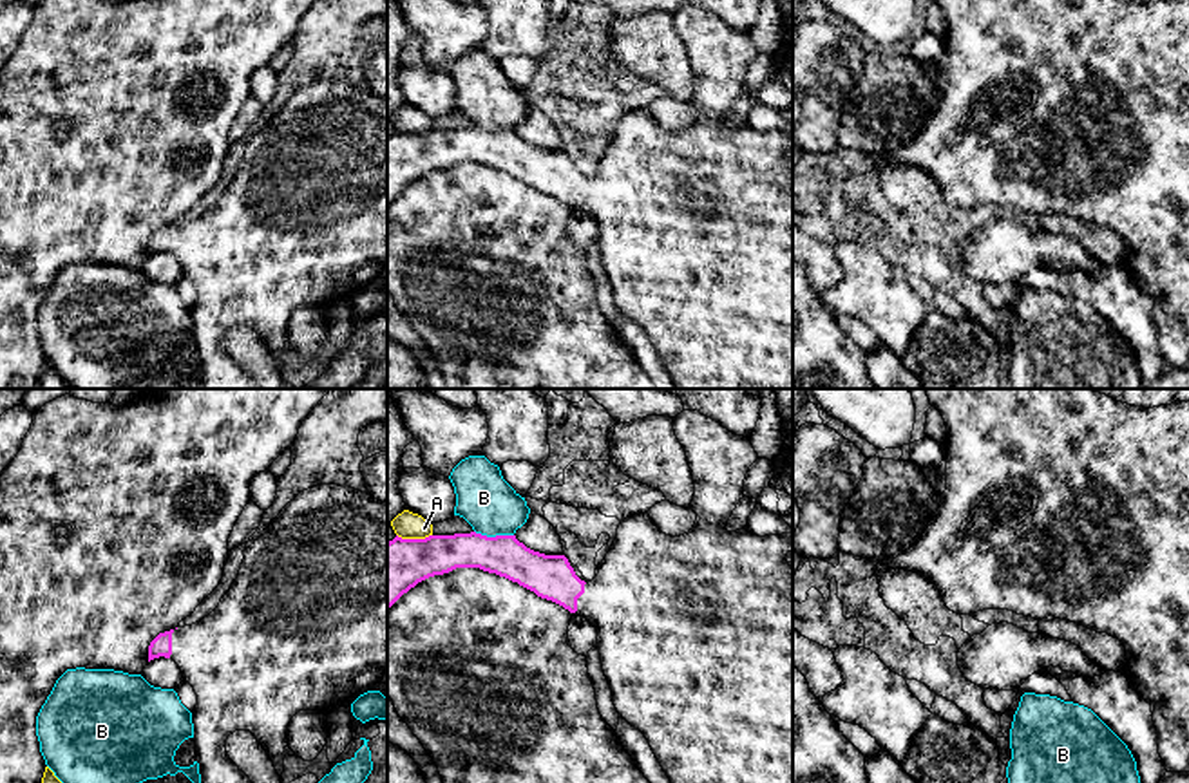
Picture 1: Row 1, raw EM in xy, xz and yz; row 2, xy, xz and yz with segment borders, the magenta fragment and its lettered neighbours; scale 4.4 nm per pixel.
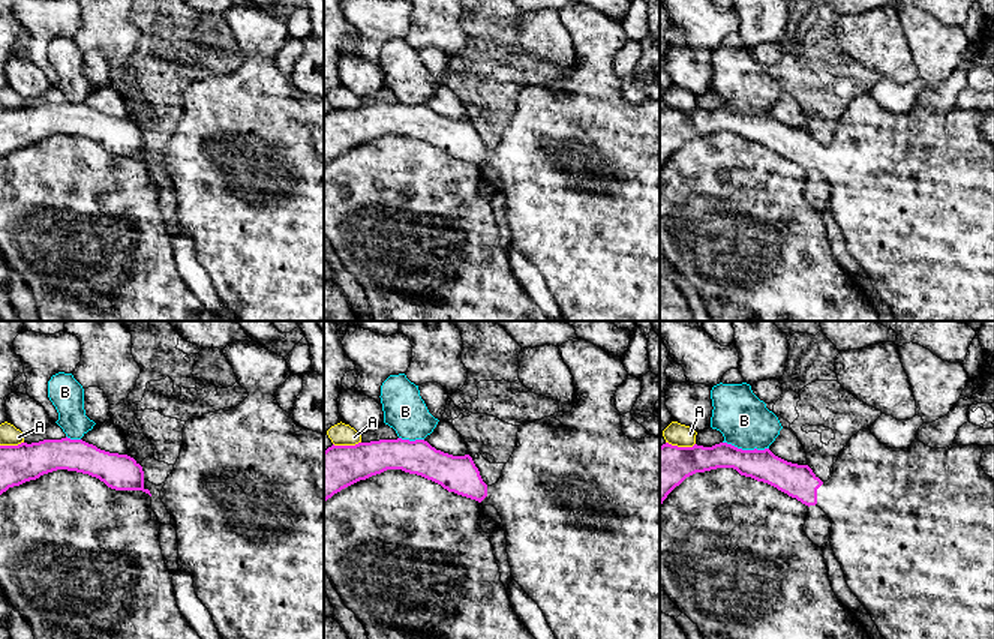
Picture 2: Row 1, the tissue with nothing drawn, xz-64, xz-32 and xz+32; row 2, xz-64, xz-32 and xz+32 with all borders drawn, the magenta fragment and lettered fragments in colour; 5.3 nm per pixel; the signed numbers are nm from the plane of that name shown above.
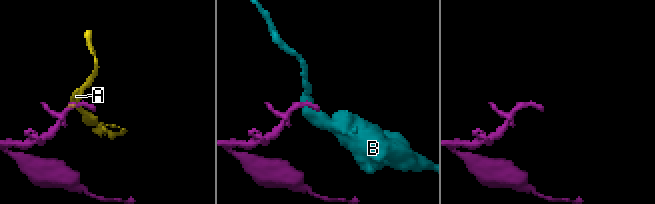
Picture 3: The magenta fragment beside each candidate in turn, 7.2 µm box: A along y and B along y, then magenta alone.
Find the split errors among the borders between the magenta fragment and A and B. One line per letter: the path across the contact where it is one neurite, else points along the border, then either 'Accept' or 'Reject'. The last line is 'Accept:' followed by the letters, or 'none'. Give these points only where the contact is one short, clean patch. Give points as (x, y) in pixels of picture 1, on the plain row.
A: Boundary: xz (397, 129), (402, 132), (431, 131). Reject
B: Reject
Accept: none

